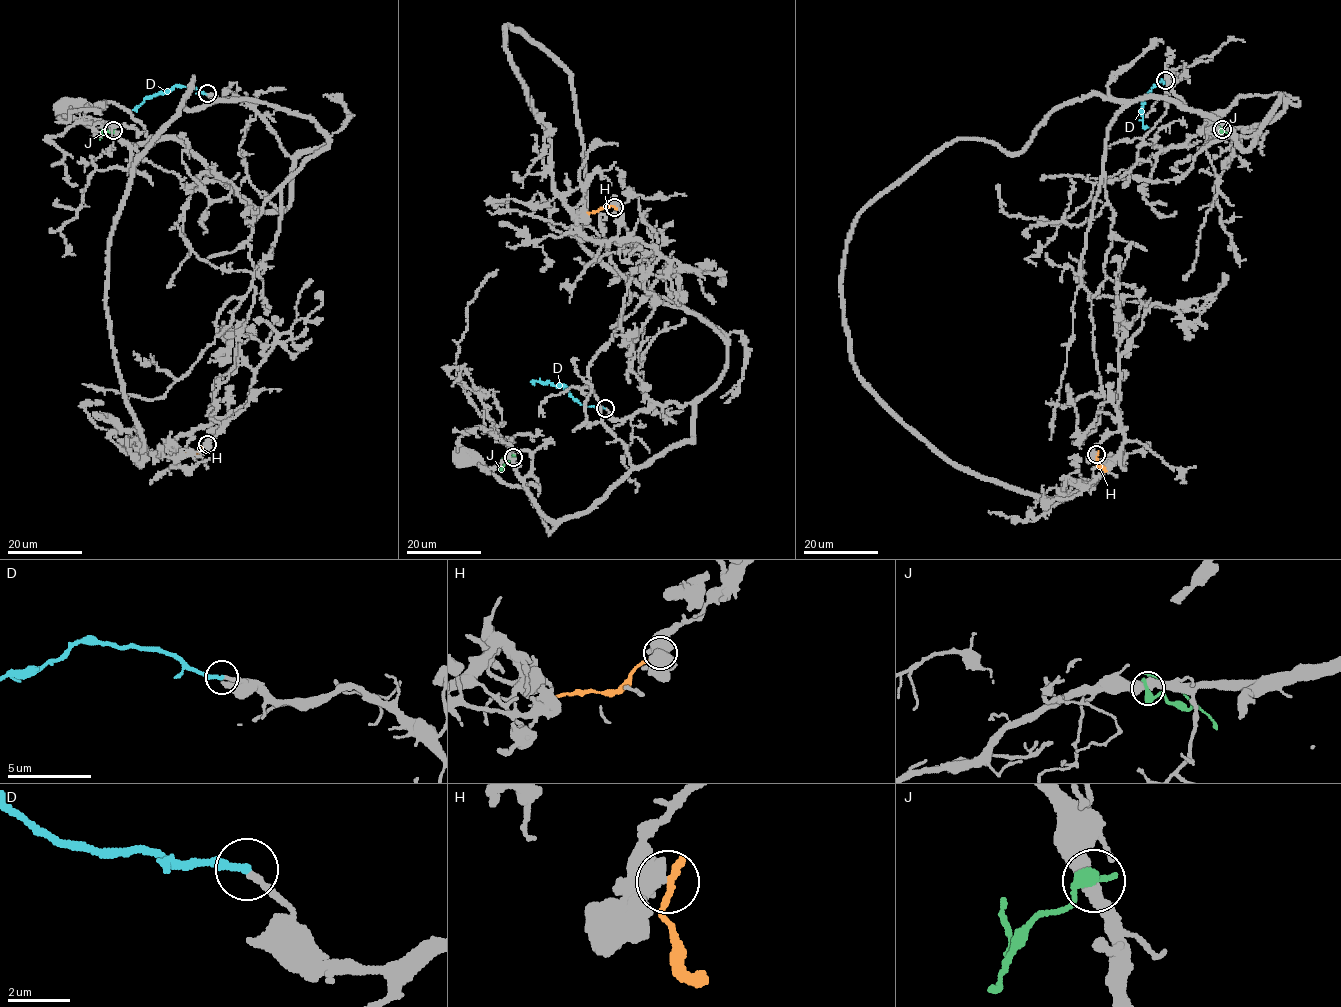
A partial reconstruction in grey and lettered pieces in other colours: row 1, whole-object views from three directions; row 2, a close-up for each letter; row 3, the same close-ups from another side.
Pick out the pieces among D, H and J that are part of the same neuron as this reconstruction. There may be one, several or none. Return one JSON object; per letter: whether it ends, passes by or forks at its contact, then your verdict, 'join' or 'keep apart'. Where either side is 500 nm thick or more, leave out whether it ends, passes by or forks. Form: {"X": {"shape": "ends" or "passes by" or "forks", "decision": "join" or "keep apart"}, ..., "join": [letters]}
{"D": {"shape": "ends", "decision": "keep apart"}, "H": {"decision": "keep apart"}, "J": {"shape": "ends", "decision": "keep apart"}, "join": []}

